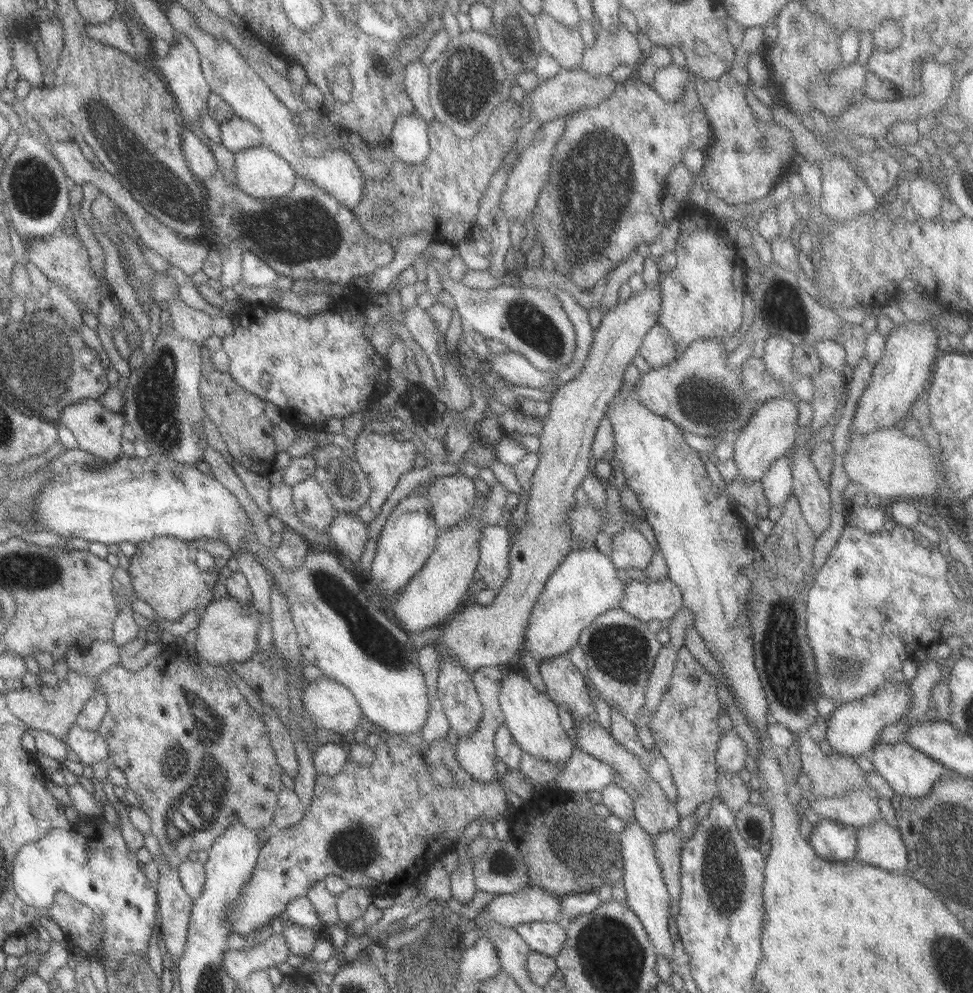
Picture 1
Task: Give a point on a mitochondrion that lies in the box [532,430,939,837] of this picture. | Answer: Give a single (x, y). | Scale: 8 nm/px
(784, 665)

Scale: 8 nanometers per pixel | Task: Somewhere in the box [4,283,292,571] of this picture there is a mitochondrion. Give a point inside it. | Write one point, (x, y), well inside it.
(156, 413)

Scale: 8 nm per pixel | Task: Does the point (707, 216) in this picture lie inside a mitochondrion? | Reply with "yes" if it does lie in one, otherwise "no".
no

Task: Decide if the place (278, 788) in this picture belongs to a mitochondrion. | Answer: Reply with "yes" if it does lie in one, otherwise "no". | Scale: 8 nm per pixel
no

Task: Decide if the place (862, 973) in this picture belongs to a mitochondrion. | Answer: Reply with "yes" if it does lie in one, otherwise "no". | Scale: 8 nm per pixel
no

